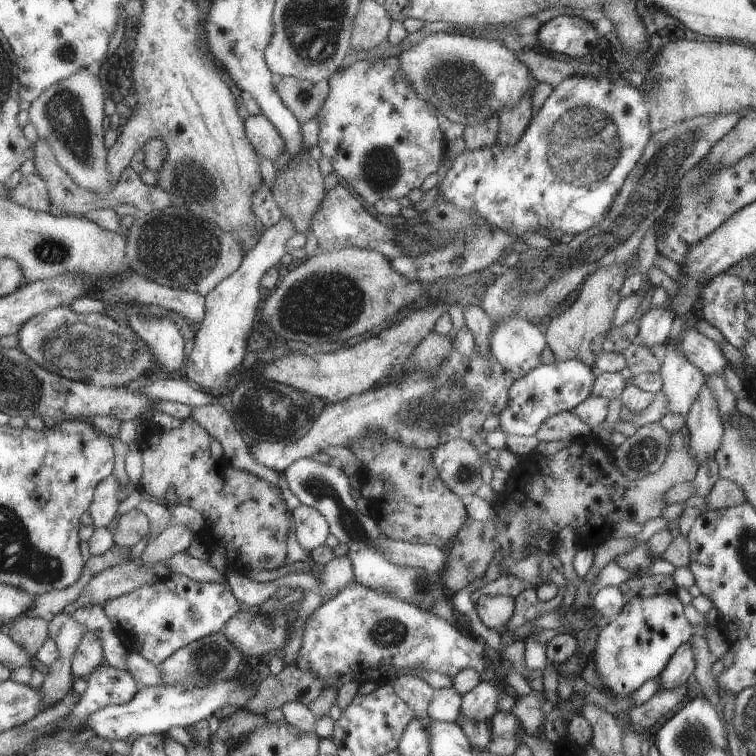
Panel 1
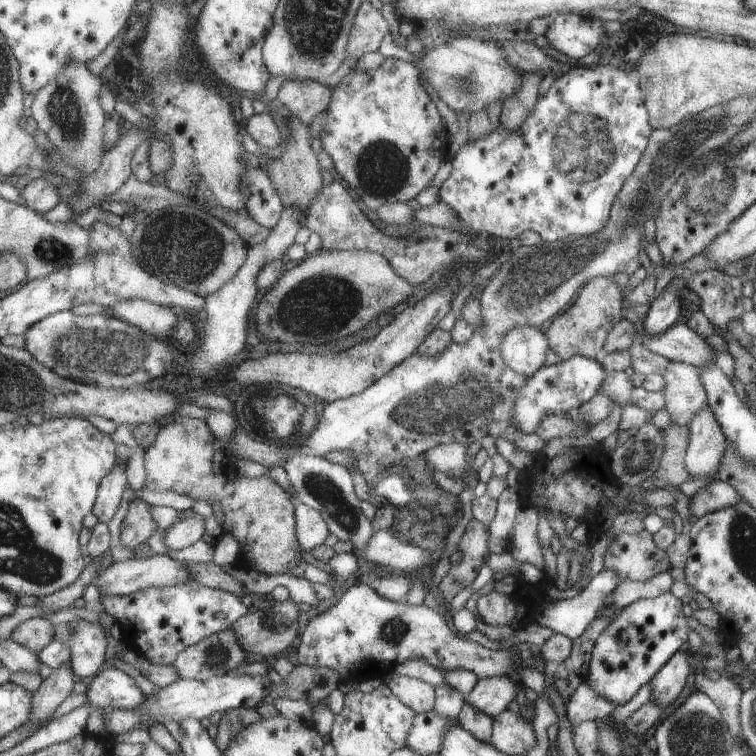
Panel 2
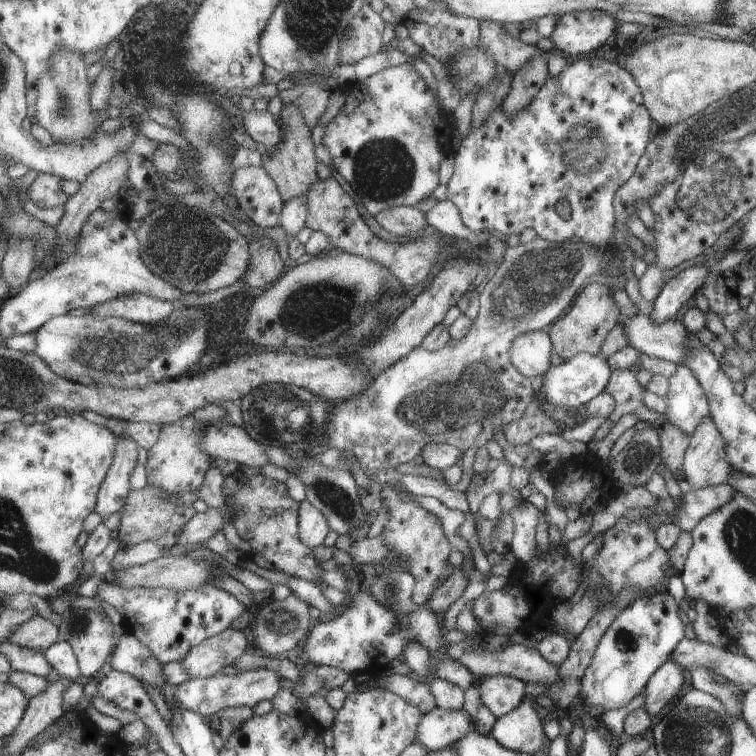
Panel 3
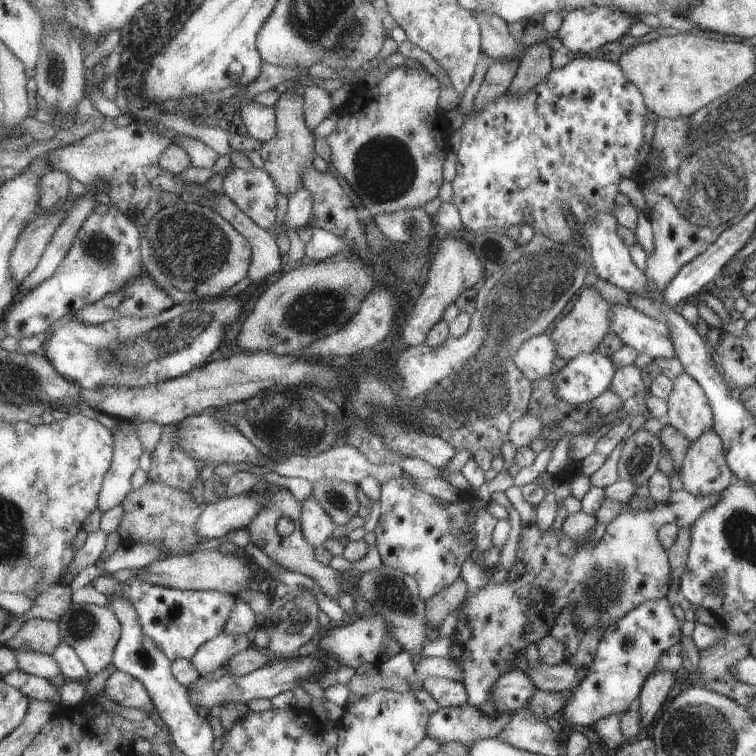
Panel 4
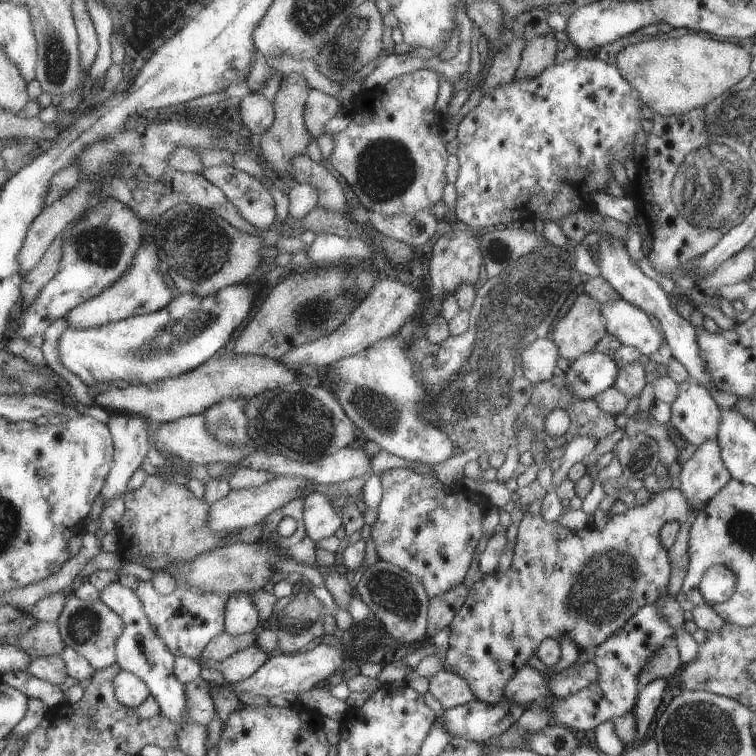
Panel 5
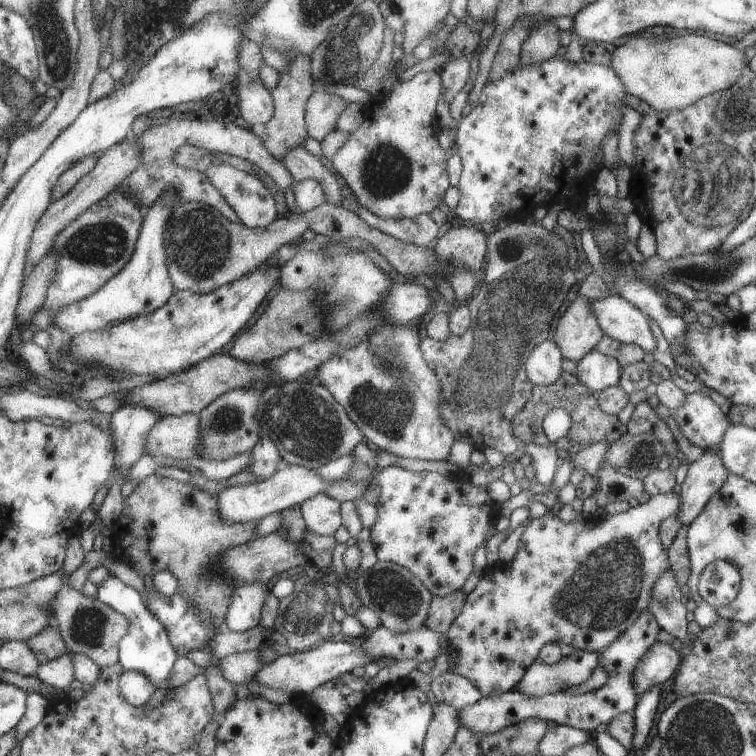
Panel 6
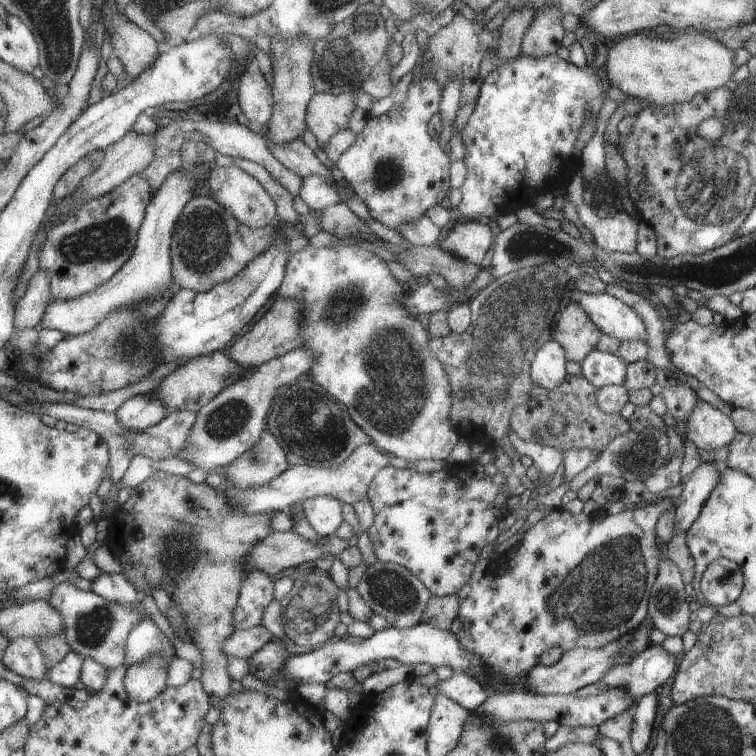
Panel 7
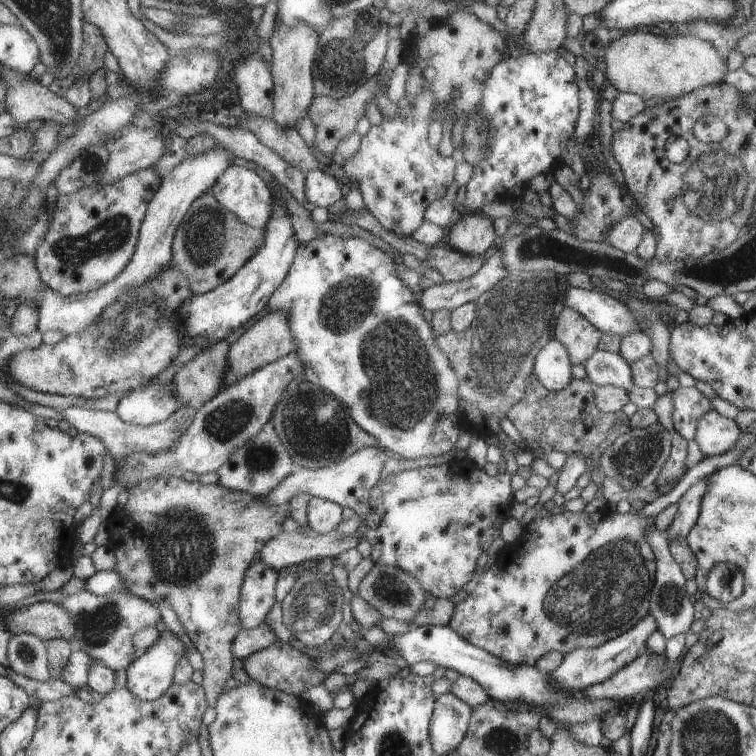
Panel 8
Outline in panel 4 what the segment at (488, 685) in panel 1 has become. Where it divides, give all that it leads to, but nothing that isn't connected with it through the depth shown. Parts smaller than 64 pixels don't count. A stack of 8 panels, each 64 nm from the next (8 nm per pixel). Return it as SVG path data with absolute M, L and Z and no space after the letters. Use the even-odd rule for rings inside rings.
M512 669L497 680L492 688L497 713L518 711L538 690L519 669Z

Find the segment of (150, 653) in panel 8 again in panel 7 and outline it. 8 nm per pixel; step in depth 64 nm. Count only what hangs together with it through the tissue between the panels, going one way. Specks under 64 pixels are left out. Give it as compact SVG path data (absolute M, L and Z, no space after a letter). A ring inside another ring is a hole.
M160 658L130 666L124 678L126 692L133 702L146 703L159 696L166 688L167 666Z

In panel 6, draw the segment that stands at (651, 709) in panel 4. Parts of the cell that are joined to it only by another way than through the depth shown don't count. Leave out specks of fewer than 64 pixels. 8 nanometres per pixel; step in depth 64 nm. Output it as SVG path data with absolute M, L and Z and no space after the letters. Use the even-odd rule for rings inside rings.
M661 683L653 685L638 698L636 710L634 710L635 734L632 745L634 750L645 746L645 742L648 740L650 730L654 726L658 706L660 706L660 694L662 694Z

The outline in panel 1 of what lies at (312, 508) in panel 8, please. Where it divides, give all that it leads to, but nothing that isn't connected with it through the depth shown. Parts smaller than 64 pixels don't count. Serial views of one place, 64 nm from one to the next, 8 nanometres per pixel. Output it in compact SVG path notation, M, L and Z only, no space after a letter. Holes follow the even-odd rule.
M299 505L292 513L302 549L310 552L323 546L330 534L326 518L316 508L307 505Z

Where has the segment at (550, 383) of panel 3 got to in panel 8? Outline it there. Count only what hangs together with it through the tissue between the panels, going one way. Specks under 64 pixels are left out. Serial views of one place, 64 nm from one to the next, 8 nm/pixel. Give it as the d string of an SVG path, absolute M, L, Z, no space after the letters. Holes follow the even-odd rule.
M599 349L583 363L586 380L595 387L611 385L631 391L634 387L632 366L620 353L610 353Z

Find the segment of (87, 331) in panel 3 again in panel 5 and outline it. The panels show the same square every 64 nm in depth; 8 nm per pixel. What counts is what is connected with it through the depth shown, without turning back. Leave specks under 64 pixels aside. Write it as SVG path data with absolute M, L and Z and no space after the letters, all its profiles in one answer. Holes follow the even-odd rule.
M235 285L220 290L208 297L198 297L191 293L178 294L176 298L160 311L146 315L126 317L122 321L102 327L75 328L71 325L63 332L59 340L59 360L64 367L80 377L88 387L100 382L122 380L128 385L150 385L166 379L175 378L201 366L212 354L228 342L232 332L250 312L254 290L248 286Z

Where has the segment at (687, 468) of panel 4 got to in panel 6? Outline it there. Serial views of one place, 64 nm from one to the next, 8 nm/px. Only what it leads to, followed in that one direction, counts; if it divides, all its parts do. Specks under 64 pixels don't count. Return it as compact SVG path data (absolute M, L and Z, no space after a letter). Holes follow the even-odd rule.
M716 448L706 449L696 462L691 462L688 466L686 479L678 491L681 506L677 518L681 524L689 526L729 478L730 473L715 450Z

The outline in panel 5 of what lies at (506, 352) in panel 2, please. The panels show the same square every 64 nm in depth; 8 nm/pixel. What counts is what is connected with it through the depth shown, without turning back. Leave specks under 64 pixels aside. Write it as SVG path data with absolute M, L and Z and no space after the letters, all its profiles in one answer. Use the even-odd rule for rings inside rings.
M540 338L522 354L522 367L530 382L548 381L554 375L558 360L558 346L550 338Z

